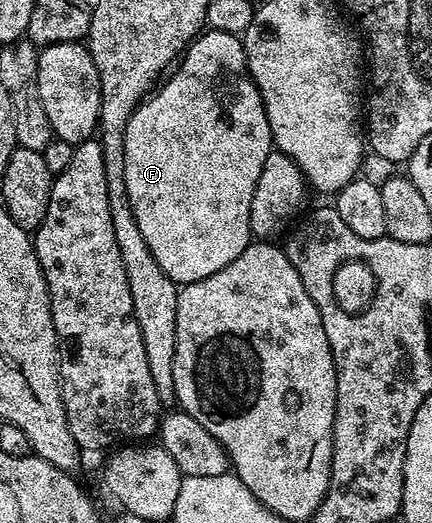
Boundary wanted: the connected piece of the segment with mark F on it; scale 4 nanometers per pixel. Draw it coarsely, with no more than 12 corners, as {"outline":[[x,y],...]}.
{"outline":[[208,28],[125,127],[125,187],[182,287],[251,244],[272,150]]}

